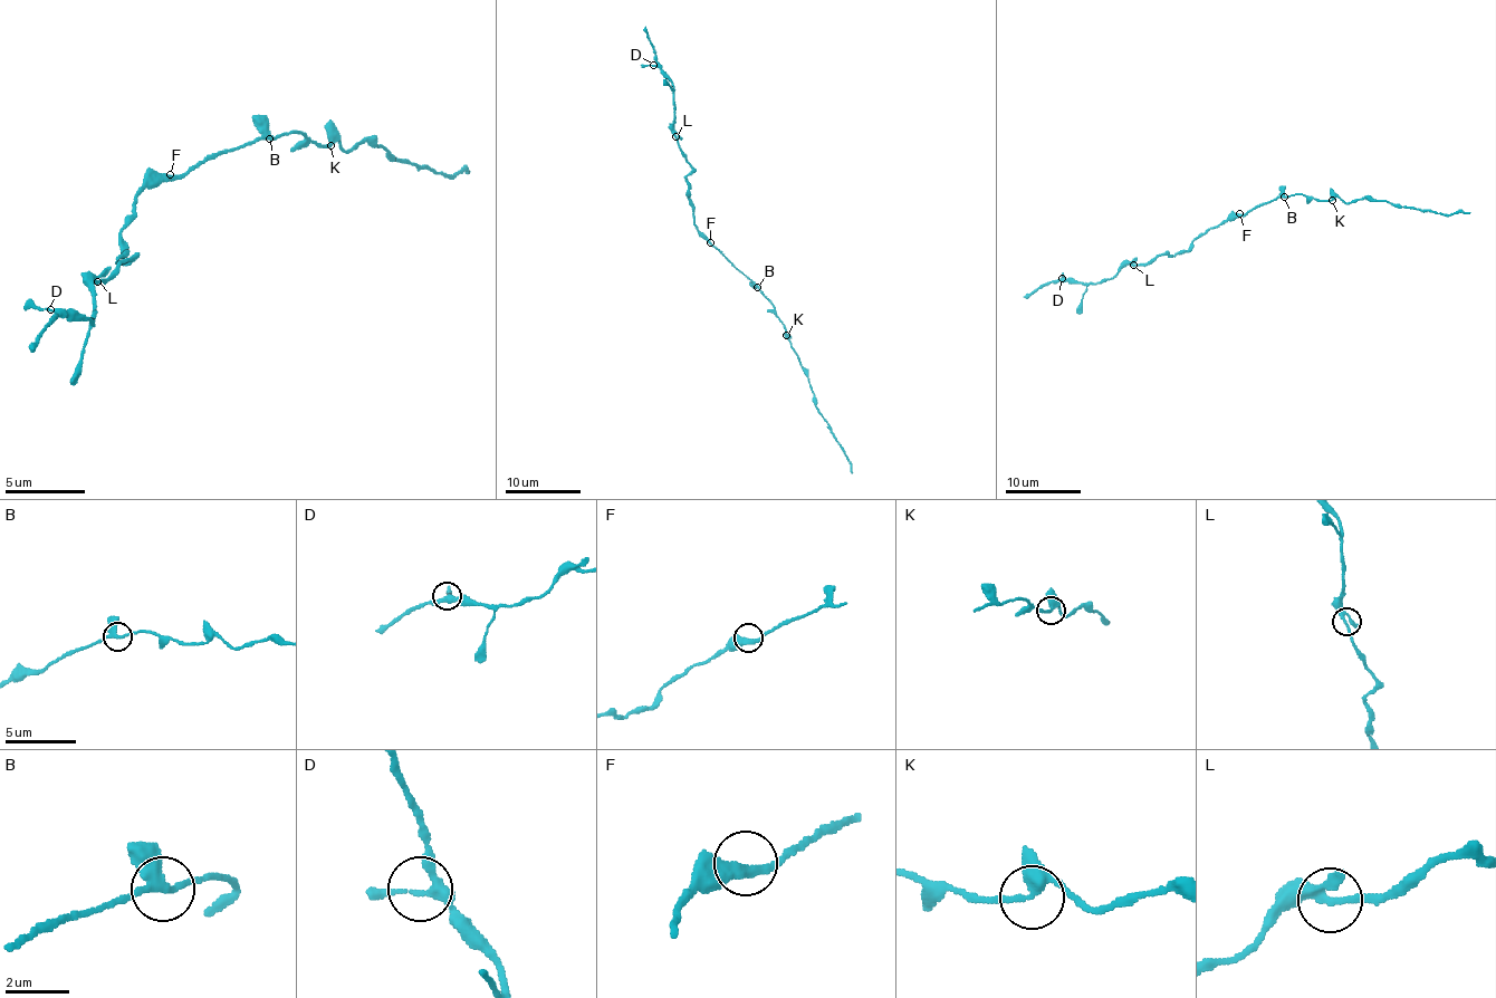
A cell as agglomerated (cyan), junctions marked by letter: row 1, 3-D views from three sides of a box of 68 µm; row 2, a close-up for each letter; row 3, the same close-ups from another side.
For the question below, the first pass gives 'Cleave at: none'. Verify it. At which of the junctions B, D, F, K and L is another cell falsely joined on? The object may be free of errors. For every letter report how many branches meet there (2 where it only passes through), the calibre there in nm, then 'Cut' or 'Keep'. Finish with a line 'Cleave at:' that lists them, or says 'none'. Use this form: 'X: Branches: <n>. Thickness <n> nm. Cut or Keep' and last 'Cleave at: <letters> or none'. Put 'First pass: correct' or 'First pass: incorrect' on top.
First pass: correct
B: Branches: 3. Thickness 260 nm. Keep
D: Branches: 3. Thickness 260 nm. Keep
F: Branches: 2. Thickness 320 nm. Keep
K: Branches: 3. Thickness 300 nm. Keep
L: Branches: 3. Thickness 220 nm. Keep
Cleave at: none

